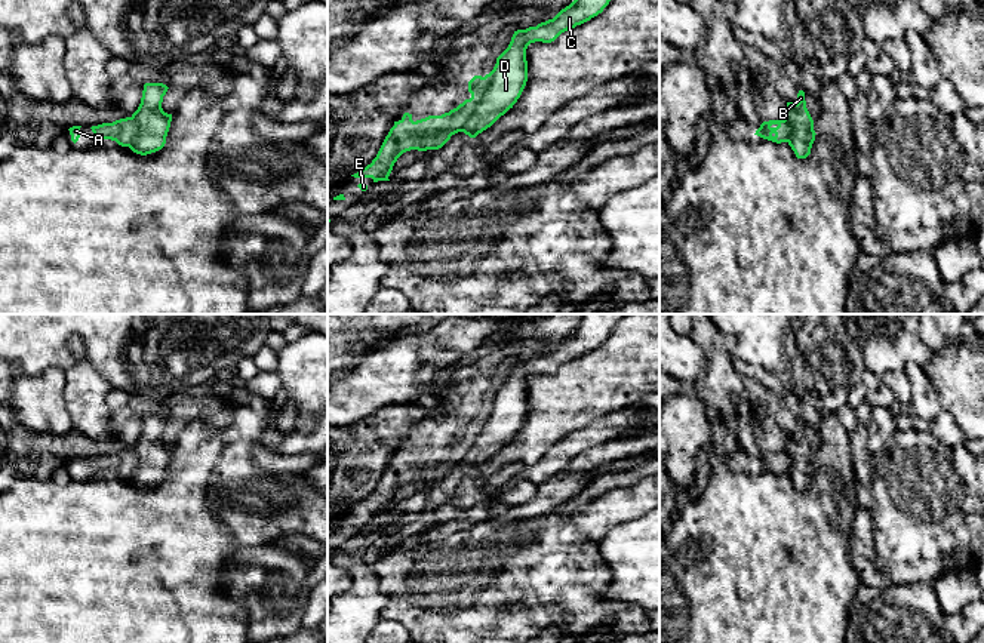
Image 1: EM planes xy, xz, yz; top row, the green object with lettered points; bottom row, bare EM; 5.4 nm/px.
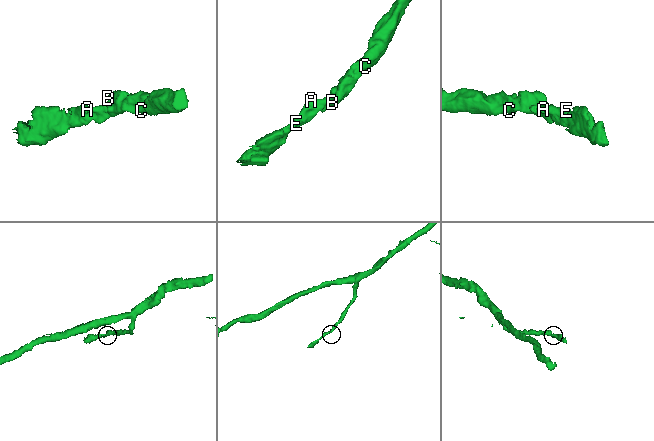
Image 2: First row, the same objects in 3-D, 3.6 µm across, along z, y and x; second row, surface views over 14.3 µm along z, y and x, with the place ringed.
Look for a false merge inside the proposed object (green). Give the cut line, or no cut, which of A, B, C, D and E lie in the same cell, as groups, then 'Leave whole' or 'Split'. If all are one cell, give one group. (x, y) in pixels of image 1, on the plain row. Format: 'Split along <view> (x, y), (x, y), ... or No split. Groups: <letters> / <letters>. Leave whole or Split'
Split along xz (483, 409), (483, 427), (460, 462). Groups: A E / B C D. Split

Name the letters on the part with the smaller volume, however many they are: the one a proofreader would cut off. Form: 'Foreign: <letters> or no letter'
Foreign: A, E

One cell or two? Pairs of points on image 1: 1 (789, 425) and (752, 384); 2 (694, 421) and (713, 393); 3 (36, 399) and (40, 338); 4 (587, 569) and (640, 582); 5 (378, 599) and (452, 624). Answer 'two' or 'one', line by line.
1: one
2: two
3: two
4: two
5: two

